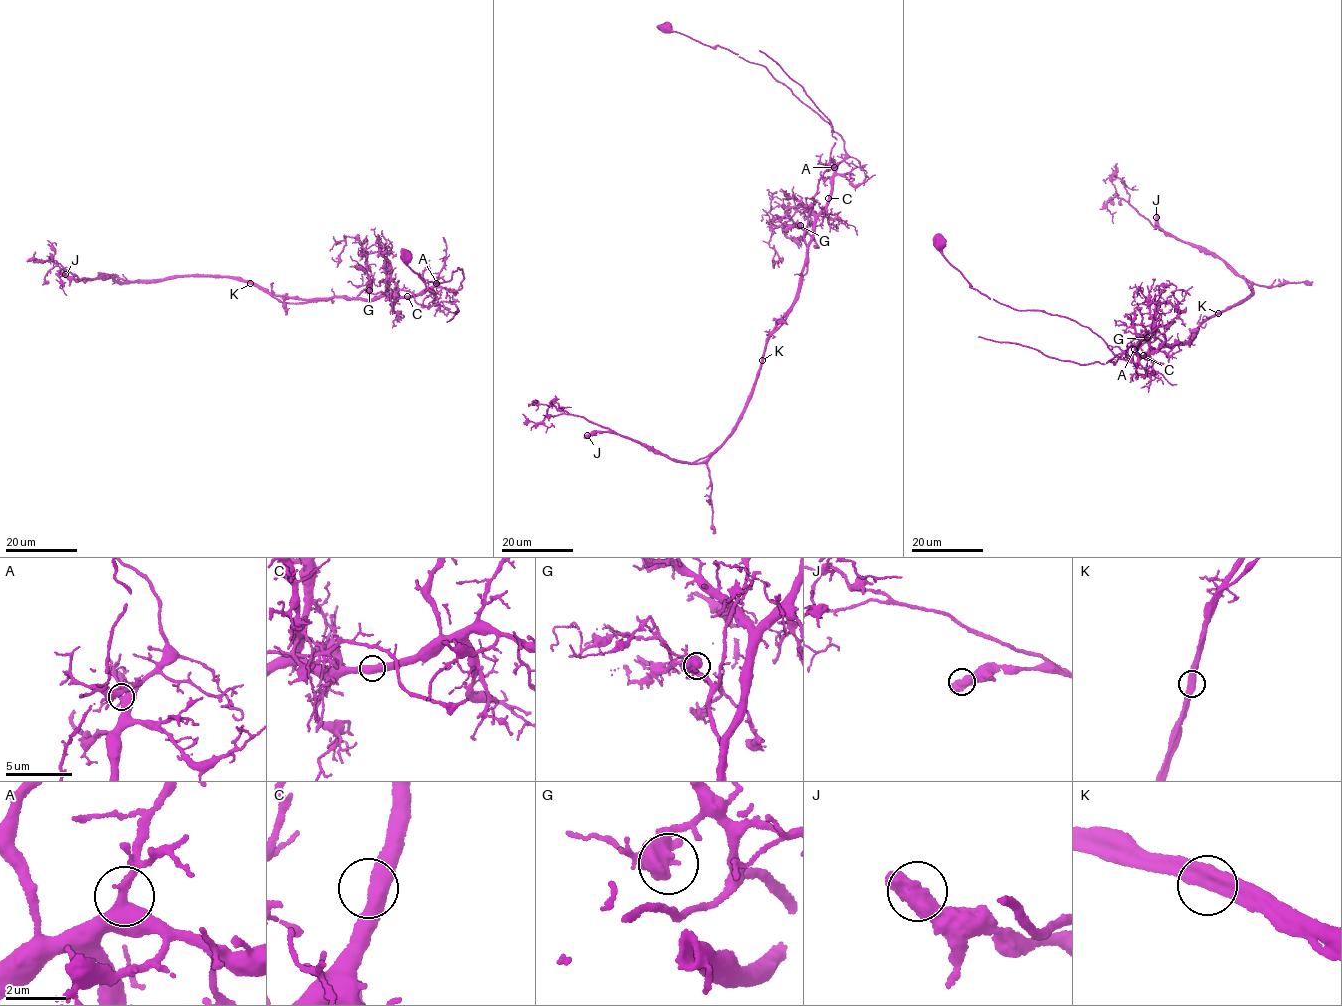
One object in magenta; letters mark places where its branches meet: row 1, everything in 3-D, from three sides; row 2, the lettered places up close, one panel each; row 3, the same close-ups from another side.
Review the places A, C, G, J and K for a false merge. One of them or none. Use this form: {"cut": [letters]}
{"cut": ["K"]}

